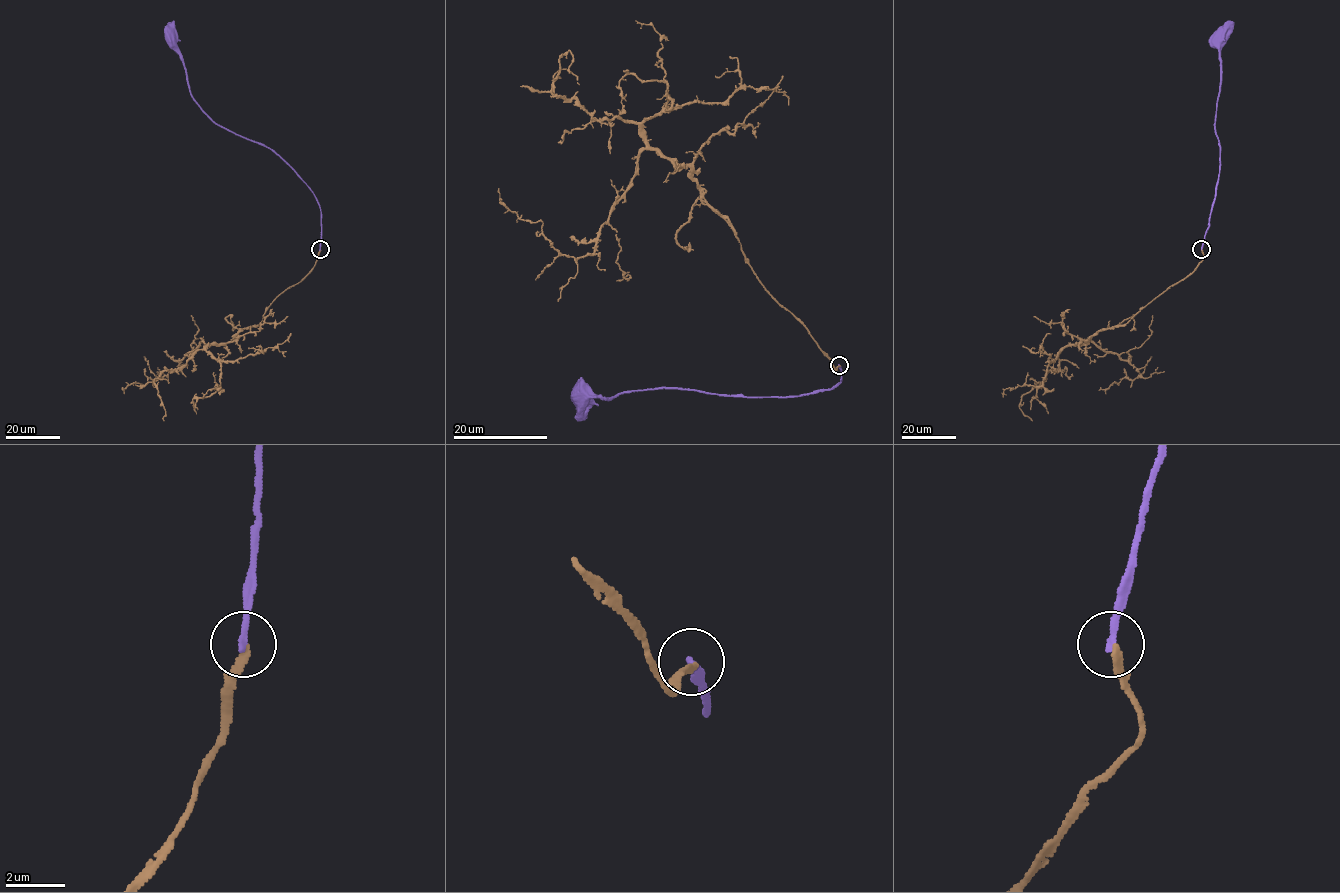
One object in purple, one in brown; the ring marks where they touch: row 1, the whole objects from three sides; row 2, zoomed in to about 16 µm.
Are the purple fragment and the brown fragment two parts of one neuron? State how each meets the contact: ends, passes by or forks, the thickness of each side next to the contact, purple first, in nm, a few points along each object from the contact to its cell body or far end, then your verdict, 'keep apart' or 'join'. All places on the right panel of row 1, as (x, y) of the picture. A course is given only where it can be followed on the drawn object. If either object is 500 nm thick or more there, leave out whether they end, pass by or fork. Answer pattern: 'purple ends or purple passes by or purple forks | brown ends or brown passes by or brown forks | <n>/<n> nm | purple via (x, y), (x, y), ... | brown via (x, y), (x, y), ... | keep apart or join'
purple ends | brown ends | 240/200 nm | purple via (1201, 249), (1219, 173), (1220, 144), (1214, 126), (1220, 90), (1220, 40), (1216, 36), (1218, 35) | brown via (1201, 249), (1196, 268), (1126, 323), (1076, 344), (1091, 341), (1138, 371), (1133, 380), (1099, 390) | keep apart

